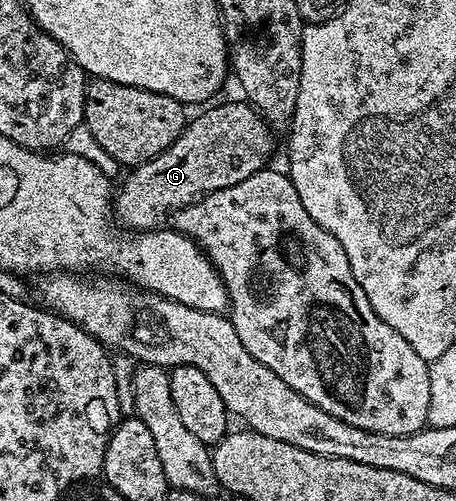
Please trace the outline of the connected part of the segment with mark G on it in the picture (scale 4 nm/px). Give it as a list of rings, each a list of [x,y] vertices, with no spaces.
[[[240,100],[205,107],[201,116],[193,120],[191,117],[185,123],[180,137],[162,154],[129,171],[132,173],[114,192],[114,216],[121,225],[125,224],[125,229],[132,232],[155,229],[159,216],[167,217],[178,208],[226,186],[234,186],[250,178],[250,174],[269,167],[274,133],[251,104]]]

